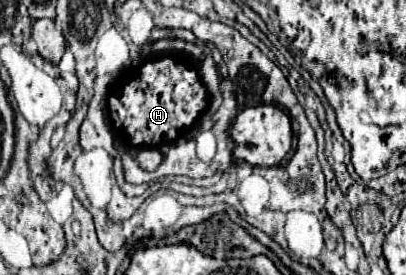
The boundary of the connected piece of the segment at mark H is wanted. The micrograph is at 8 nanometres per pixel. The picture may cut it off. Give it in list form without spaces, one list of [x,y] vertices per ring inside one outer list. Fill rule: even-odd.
[[[170,55],[146,61],[138,75],[126,83],[120,95],[110,103],[110,119],[116,129],[128,135],[136,147],[160,147],[172,143],[184,129],[192,127],[208,105],[208,91],[200,81],[198,69],[186,67]]]

